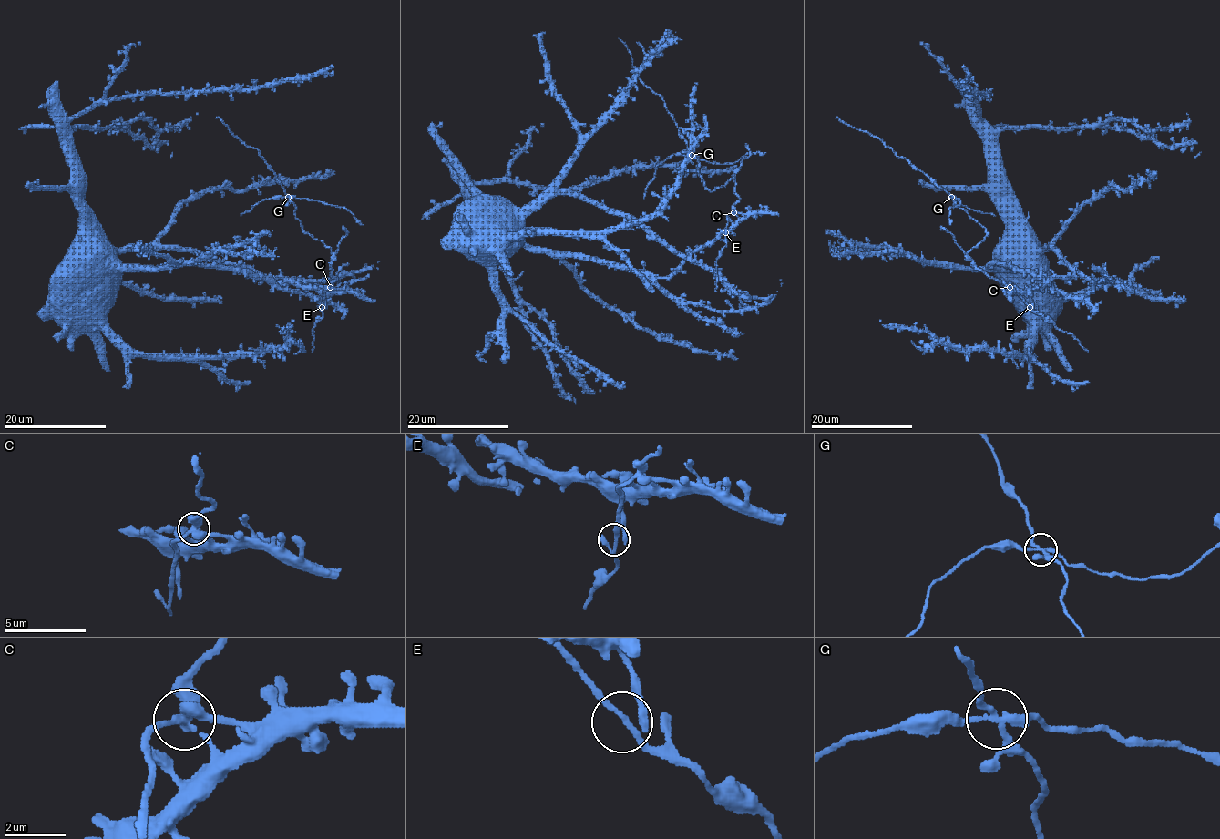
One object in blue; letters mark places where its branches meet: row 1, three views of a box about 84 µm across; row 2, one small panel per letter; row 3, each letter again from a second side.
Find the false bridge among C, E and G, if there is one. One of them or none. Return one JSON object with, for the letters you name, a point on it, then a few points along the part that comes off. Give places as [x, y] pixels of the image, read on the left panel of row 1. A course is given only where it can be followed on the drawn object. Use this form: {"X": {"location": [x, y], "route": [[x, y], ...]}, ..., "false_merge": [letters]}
{"G": {"location": [288, 197], "route": [[288, 197], [324, 201], [347, 209], [363, 225]]}, "false_merge": ["G"]}

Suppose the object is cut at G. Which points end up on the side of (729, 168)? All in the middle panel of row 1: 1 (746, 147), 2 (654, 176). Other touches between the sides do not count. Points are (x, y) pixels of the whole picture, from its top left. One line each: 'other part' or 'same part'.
1: same part
2: other part

